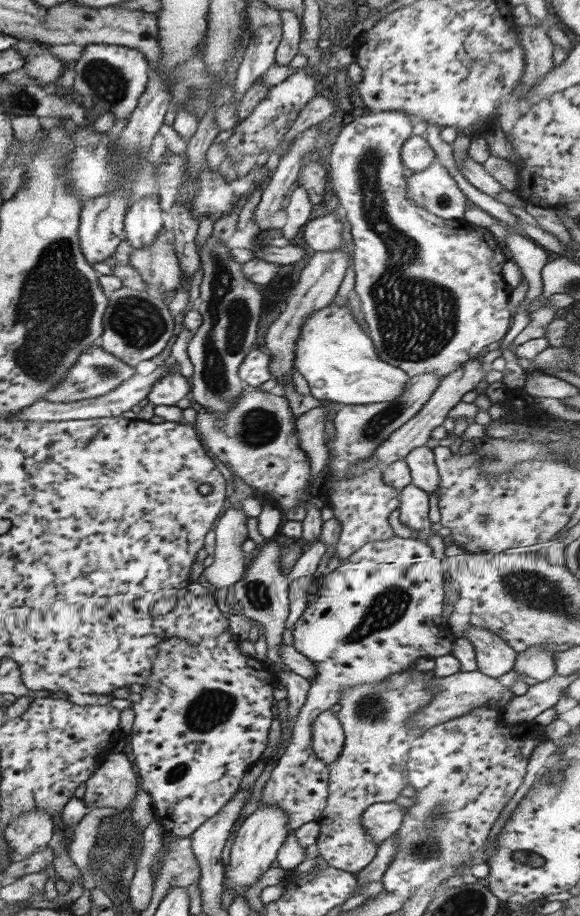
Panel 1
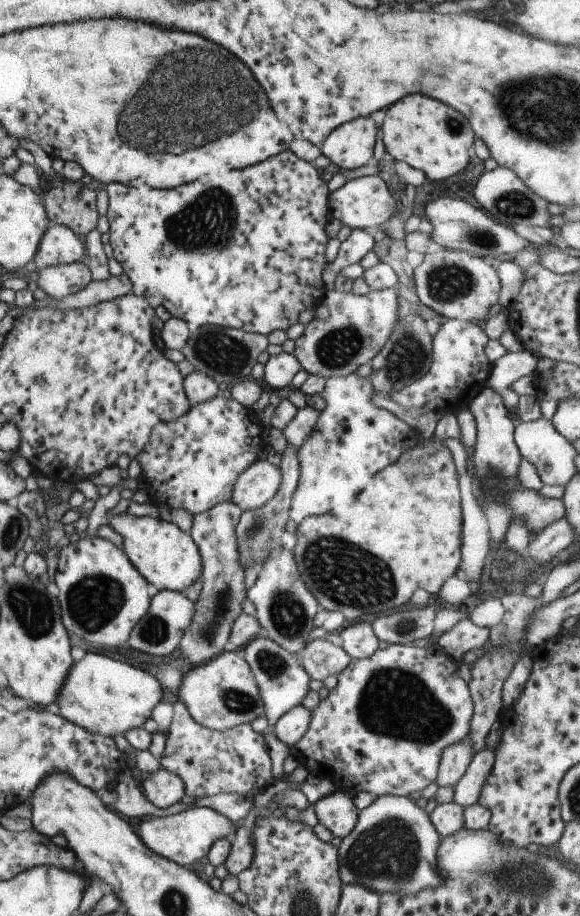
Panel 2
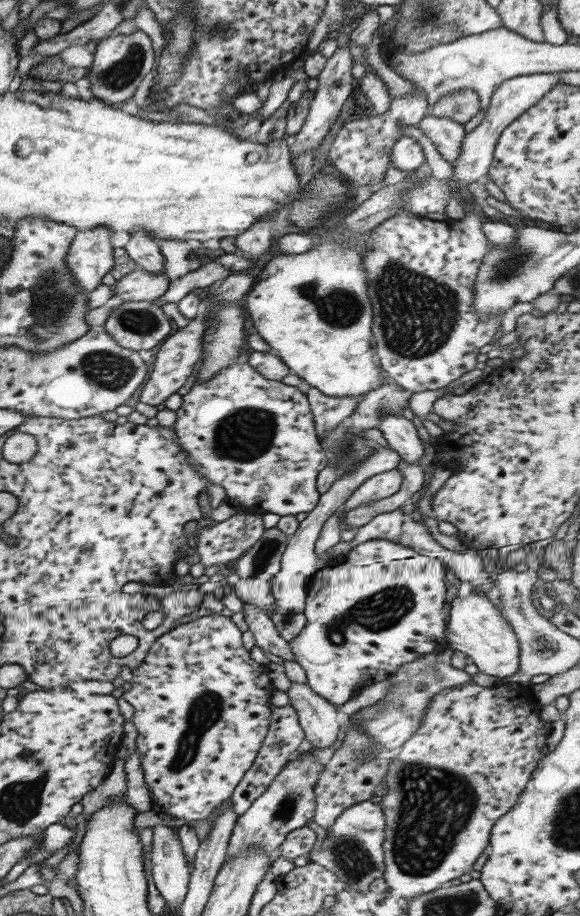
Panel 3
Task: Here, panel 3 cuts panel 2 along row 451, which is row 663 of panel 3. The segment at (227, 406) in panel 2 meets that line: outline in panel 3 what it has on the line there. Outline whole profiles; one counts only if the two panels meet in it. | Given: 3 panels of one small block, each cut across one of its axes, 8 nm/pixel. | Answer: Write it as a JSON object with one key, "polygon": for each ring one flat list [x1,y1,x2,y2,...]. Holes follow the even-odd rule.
{"polygon":[[204,612,193,622,158,636,143,662,131,672,131,687,121,697,133,707,139,766,143,782,153,794,156,812,185,823,207,819,225,798,230,798,261,749,269,726,269,700,275,689,262,664,254,662,241,645,241,633,229,617]]}

